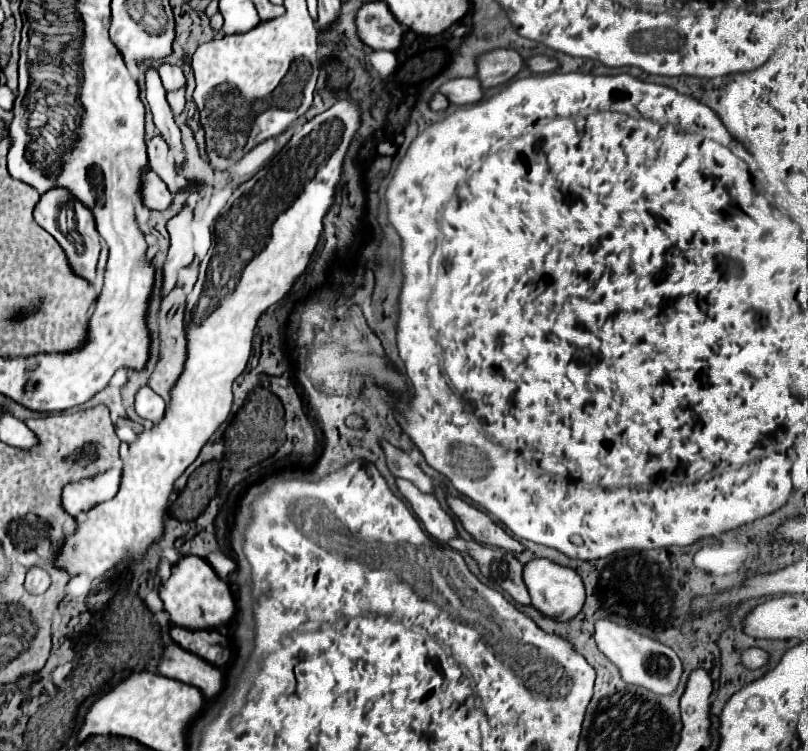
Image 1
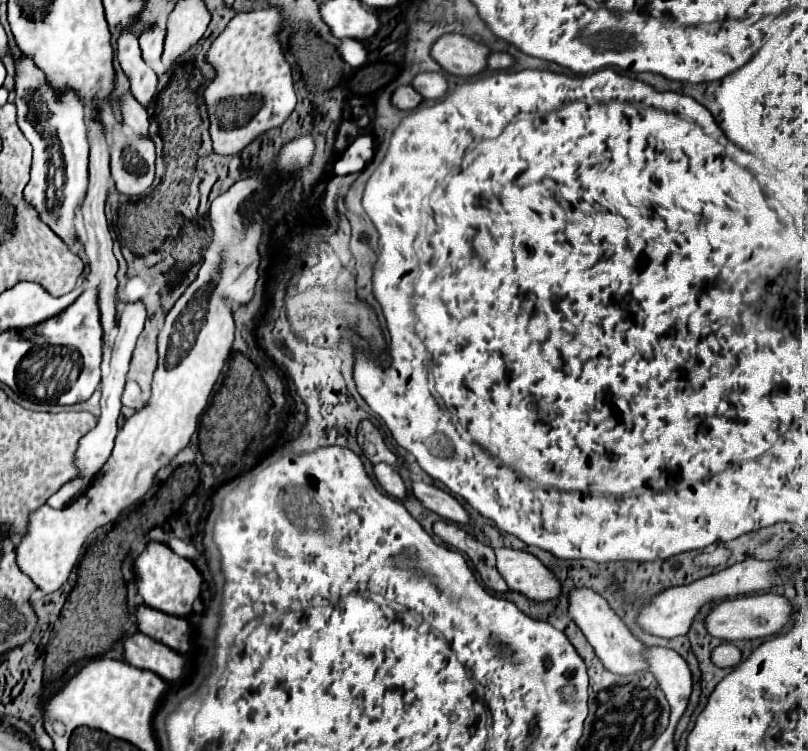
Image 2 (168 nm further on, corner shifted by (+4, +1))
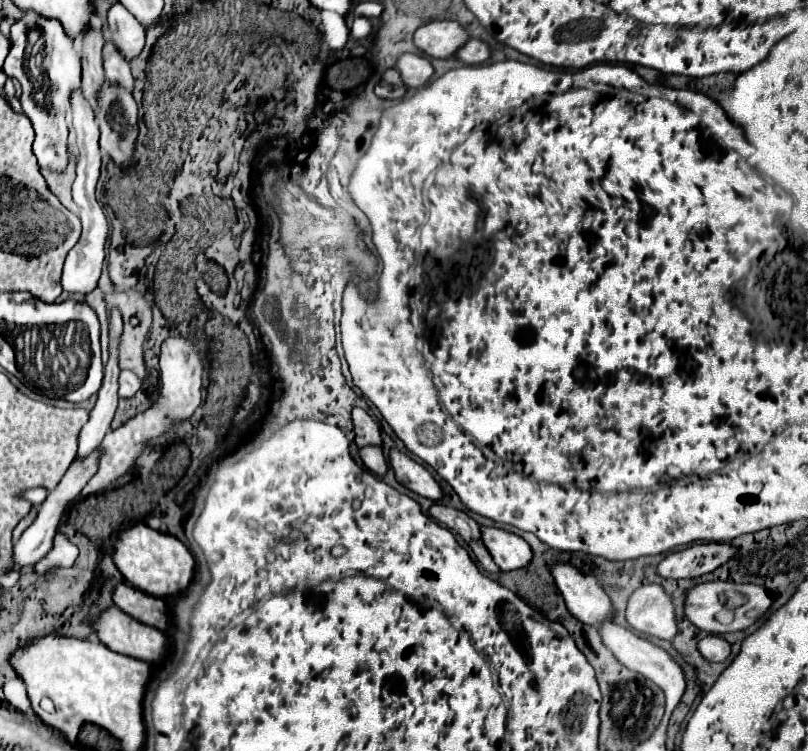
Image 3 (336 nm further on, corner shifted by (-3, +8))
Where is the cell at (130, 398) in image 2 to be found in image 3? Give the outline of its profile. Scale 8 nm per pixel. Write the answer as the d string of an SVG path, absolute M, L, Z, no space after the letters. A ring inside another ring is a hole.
M121 370L121 376L119 376L119 396L121 398L133 398L139 392L141 384L143 384L143 380L137 378L135 372Z

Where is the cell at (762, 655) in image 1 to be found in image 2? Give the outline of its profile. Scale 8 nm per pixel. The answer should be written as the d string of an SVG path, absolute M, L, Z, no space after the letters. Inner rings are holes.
M722 643L712 649L710 659L716 667L736 667L742 661L742 653L732 643Z

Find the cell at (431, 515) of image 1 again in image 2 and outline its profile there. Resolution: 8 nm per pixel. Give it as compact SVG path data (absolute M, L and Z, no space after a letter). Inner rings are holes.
M378 463L374 465L374 477L376 481L380 483L380 487L392 495L392 497L398 497L398 499L404 499L406 497L406 487L404 487L404 481L402 477L398 475L398 471L386 463Z

